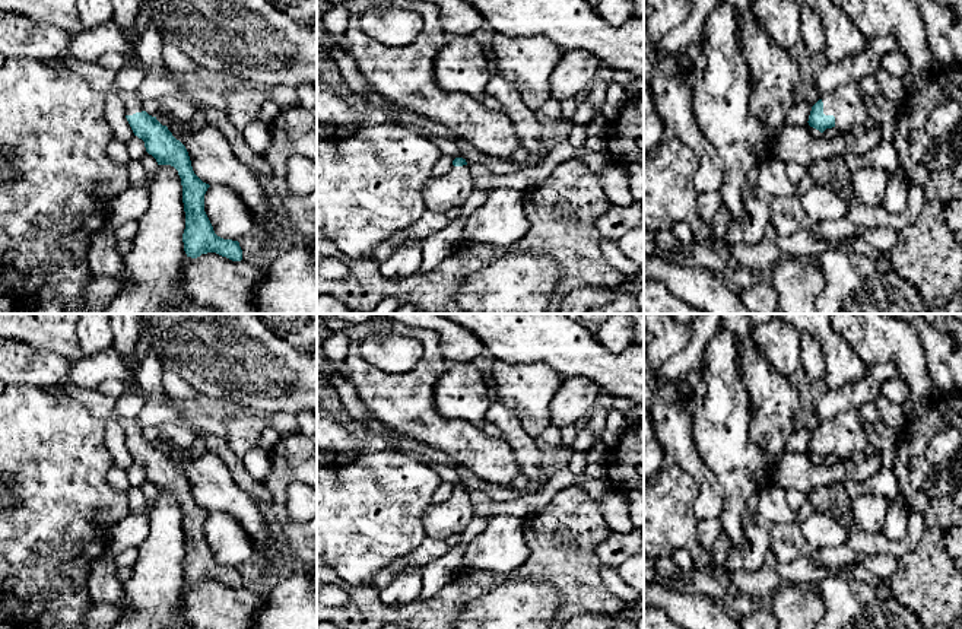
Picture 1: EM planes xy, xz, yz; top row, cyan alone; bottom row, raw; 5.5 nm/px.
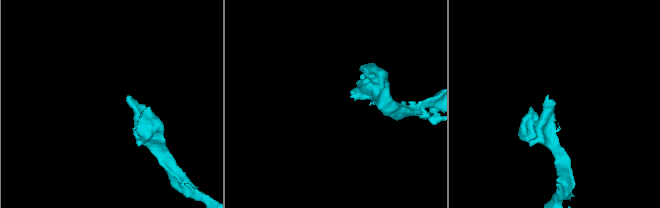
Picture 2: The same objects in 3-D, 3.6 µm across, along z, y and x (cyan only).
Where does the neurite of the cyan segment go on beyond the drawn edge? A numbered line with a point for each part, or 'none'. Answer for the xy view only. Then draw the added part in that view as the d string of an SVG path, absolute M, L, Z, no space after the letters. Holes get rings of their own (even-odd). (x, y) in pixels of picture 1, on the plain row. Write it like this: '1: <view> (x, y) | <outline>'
1: xy (101, 406) | M73 387L69 391L69 397L83 403L88 410L99 419L109 420L117 419L124 431L126 442L145 438L143 429L139 426L136 419L121 419L115 413L115 398L104 395L98 388L88 390L82 387Z

